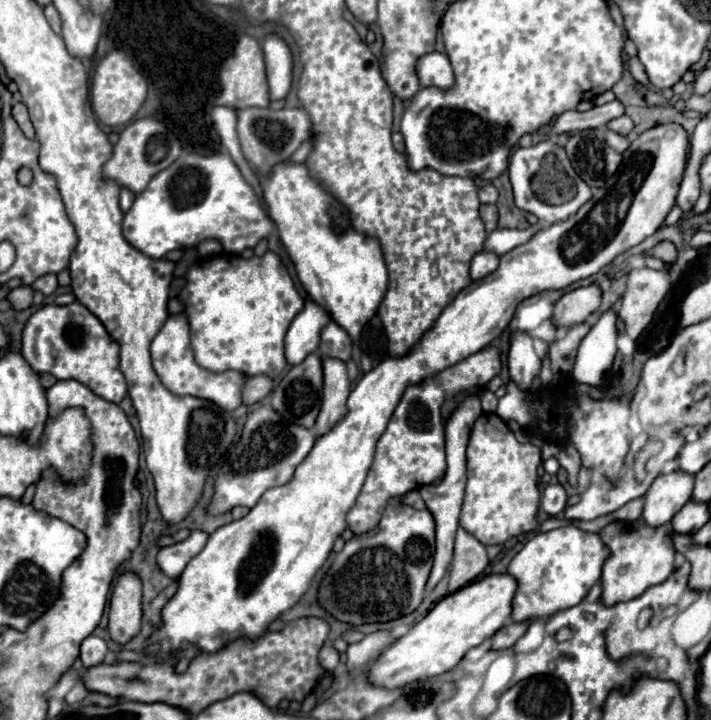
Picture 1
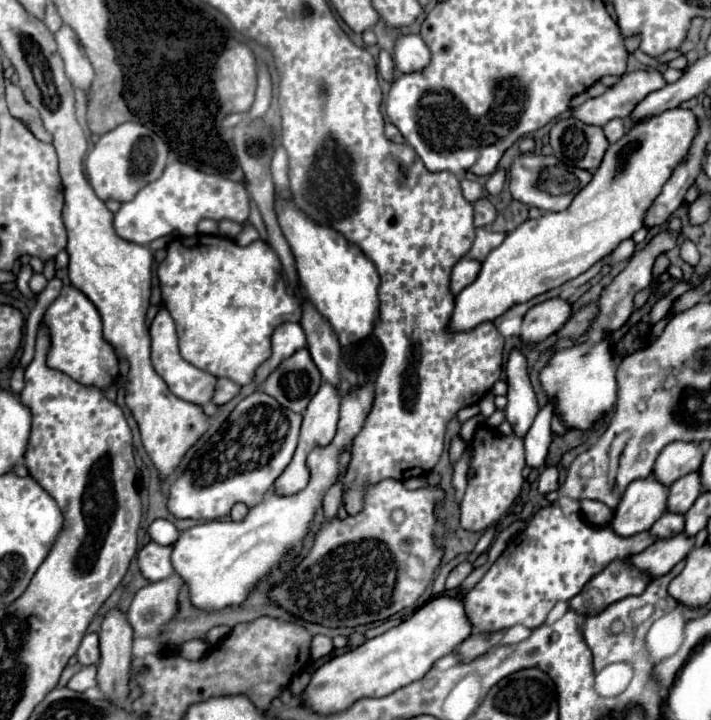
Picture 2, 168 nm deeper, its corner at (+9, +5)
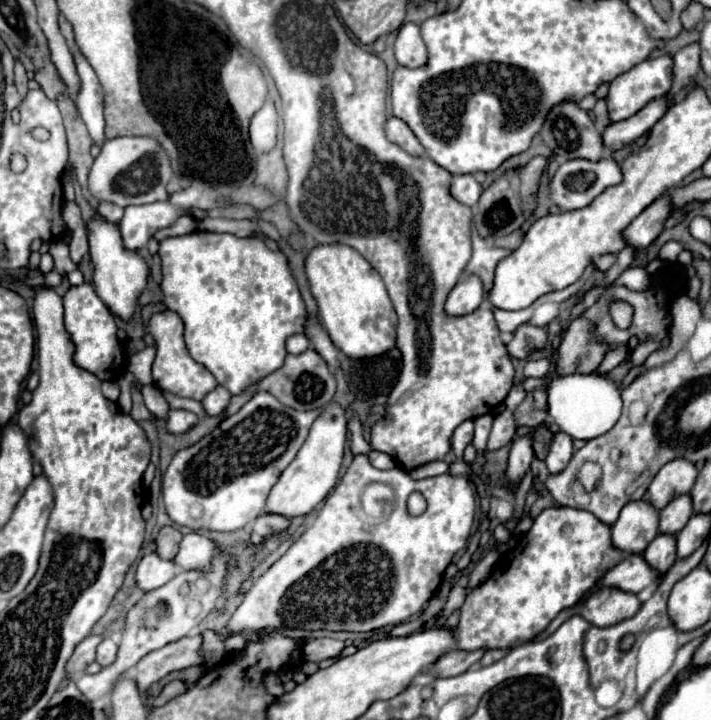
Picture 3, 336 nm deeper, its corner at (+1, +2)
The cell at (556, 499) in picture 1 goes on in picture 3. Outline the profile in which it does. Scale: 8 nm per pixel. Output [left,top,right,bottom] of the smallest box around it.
[545,432,573,474]

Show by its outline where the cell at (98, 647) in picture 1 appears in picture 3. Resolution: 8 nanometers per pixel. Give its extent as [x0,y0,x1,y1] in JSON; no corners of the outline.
[97,638,117,666]

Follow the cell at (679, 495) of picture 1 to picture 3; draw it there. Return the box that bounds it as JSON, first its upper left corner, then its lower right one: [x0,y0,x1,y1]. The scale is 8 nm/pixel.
[611,500,659,554]

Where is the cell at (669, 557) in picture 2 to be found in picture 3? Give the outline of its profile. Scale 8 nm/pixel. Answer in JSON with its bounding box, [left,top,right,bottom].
[595,554,661,594]

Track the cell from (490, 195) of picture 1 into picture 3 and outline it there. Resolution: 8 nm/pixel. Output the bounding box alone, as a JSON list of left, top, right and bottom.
[451,174,483,206]

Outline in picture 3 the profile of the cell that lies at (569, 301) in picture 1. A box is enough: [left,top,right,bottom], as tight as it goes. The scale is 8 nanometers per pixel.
[507,324,547,358]

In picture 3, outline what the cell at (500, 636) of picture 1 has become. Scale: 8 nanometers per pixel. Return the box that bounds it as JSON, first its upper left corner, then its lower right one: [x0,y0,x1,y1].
[429,650,487,678]

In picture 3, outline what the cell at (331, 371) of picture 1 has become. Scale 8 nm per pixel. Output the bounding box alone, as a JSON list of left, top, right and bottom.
[265,402,347,518]

